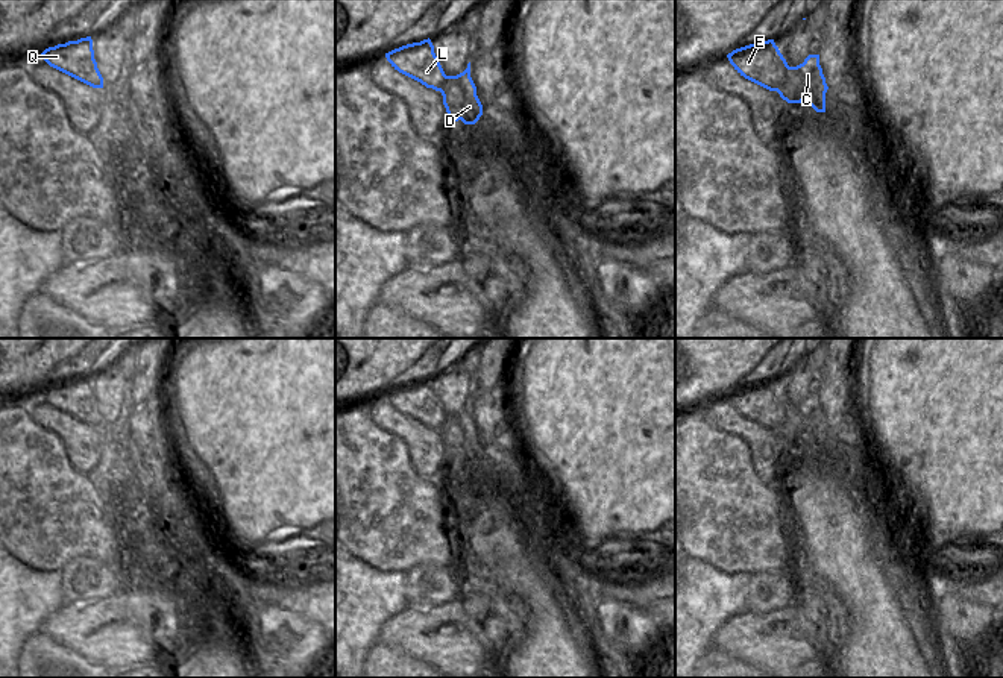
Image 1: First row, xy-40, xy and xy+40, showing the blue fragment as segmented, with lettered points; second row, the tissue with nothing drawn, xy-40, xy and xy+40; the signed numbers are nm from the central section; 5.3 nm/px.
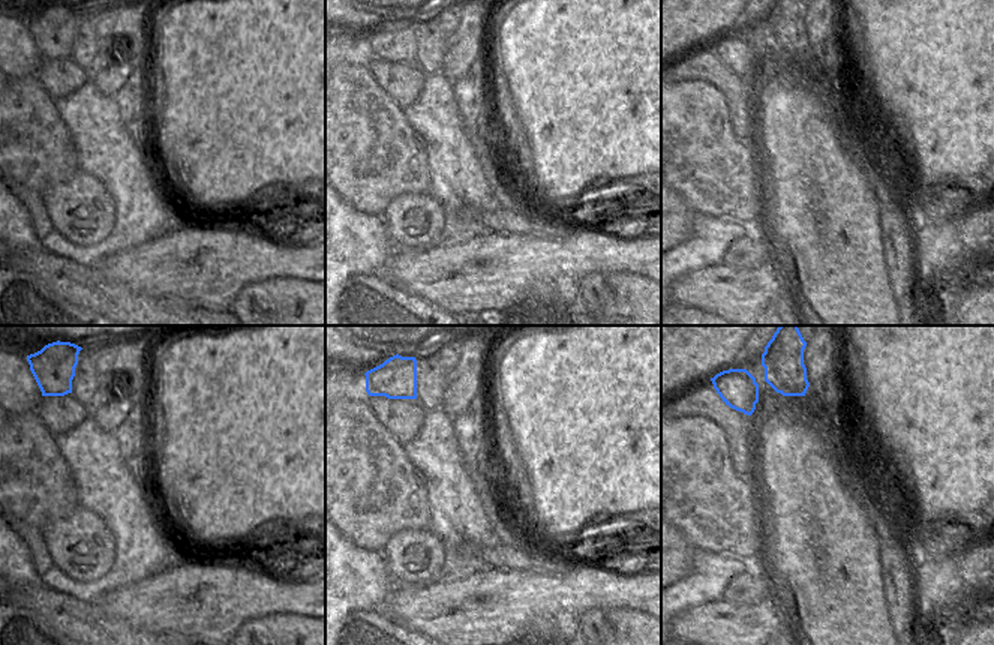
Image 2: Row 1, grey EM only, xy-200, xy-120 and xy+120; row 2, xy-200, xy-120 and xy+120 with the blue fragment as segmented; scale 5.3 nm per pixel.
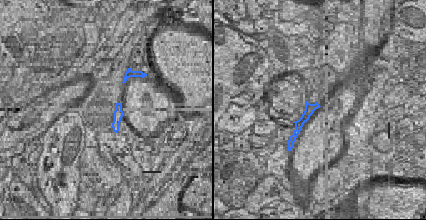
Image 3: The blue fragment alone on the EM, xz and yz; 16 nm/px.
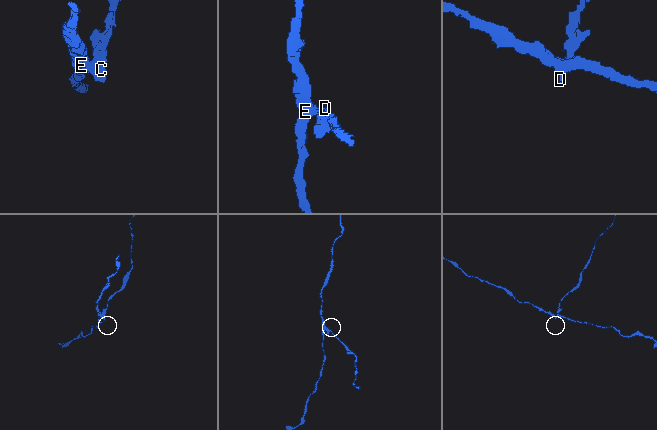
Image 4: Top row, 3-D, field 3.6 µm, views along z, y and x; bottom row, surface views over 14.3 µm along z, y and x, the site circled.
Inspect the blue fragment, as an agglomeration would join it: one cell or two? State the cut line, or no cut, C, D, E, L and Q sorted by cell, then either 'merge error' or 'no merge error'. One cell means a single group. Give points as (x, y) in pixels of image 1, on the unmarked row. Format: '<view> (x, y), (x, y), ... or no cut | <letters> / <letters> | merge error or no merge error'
xy+40 (789, 407), (785, 422), (777, 431) | C D / E L Q | merge error

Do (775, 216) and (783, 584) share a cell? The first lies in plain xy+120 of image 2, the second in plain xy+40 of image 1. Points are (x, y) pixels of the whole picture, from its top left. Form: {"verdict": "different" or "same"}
{"verdict": "different"}

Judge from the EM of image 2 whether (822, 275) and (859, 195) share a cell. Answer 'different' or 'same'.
same

